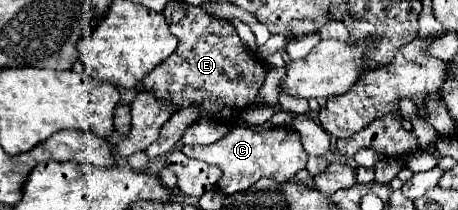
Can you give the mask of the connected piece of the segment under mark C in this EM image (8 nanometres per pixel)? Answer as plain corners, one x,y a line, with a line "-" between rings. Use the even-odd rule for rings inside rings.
235,126
231,128
221,140
209,144
209,146
183,146
183,154
209,162
217,168
221,168
223,176
217,184
217,188
223,194
235,194
241,192
249,186
253,186
261,178
273,178
277,182
289,182
293,176
305,168
307,162
307,152
303,150
301,136
289,126
279,126
279,128
269,128
269,130
255,130
247,126

